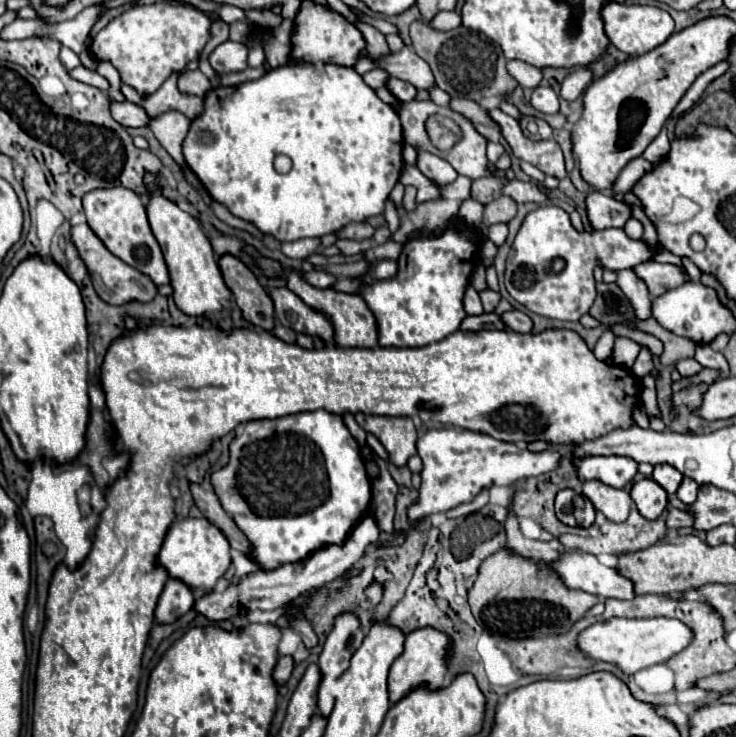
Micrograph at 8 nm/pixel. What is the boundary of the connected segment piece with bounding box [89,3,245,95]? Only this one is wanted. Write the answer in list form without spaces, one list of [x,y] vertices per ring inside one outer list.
[[[153,3],[125,11],[103,27],[89,45],[97,61],[109,61],[121,75],[121,83],[133,87],[139,95],[155,93],[171,73],[179,73],[189,61],[195,61],[211,37],[213,21],[235,23],[245,19],[245,13],[233,5],[223,5],[217,19],[185,5]]]

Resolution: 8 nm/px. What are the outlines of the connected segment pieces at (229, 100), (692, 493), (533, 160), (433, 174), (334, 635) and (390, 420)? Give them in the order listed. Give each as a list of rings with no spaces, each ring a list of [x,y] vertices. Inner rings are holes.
[[[297,63],[295,67],[283,65],[283,67],[277,67],[277,69],[271,69],[261,79],[255,79],[255,81],[239,83],[239,85],[233,85],[233,87],[211,89],[205,95],[205,111],[191,123],[189,135],[183,141],[183,155],[185,155],[187,165],[199,177],[199,181],[205,185],[205,189],[211,193],[211,197],[215,201],[223,203],[233,215],[237,215],[245,221],[251,221],[263,233],[273,235],[277,241],[295,241],[295,239],[303,239],[303,237],[323,237],[327,233],[337,233],[341,227],[345,227],[351,221],[365,221],[367,217],[381,215],[383,205],[385,205],[391,189],[395,187],[395,183],[401,175],[401,167],[403,167],[401,139],[403,139],[403,135],[401,135],[401,121],[399,121],[397,111],[391,105],[383,103],[375,95],[375,91],[369,85],[365,85],[365,81],[361,79],[361,75],[357,75],[357,71],[353,71],[351,67],[341,67],[341,65],[333,65],[333,63],[323,65],[323,69],[317,69],[311,63]],[[201,131],[213,133],[213,143],[199,141]],[[279,153],[287,155],[293,161],[293,167],[287,175],[277,173],[275,167],[273,167],[273,159]]]
[[[683,477],[679,489],[677,489],[677,497],[683,501],[683,503],[693,503],[697,499],[697,491],[699,491],[699,485],[697,481],[689,479],[689,477]]]
[[[493,107],[493,109],[487,109],[487,113],[501,127],[501,135],[505,137],[505,141],[509,143],[509,147],[513,149],[513,155],[517,159],[529,161],[531,165],[539,167],[545,175],[551,175],[557,179],[567,177],[563,153],[561,153],[561,147],[557,141],[553,141],[553,139],[531,141],[521,133],[519,123],[513,117],[509,117],[507,113],[503,113],[501,109]]]
[[[417,149],[417,167],[427,179],[437,181],[437,185],[447,185],[457,177],[457,171],[451,167],[451,163],[423,149]]]
[[[341,615],[341,619],[337,619],[333,631],[329,633],[329,637],[323,645],[323,653],[317,663],[321,669],[317,705],[319,705],[321,717],[325,717],[325,719],[331,715],[333,703],[335,703],[331,689],[337,683],[337,679],[349,669],[349,661],[351,661],[353,653],[361,647],[363,637],[365,635],[361,635],[361,627],[359,627],[357,619],[353,619],[353,615]]]
[[[361,415],[357,421],[361,429],[373,433],[389,453],[389,463],[395,467],[407,465],[407,459],[417,453],[417,431],[409,417],[381,417]]]

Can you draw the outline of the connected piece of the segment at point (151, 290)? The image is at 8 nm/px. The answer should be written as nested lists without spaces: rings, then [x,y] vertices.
[[[75,223],[75,225],[71,225],[71,243],[79,251],[79,257],[83,259],[83,263],[87,267],[91,283],[93,283],[97,295],[105,303],[109,303],[109,305],[125,305],[125,303],[131,303],[131,301],[145,303],[145,301],[151,301],[157,295],[155,283],[147,275],[141,275],[137,269],[129,267],[125,261],[121,261],[113,253],[109,253],[107,247],[89,229],[87,223]]]

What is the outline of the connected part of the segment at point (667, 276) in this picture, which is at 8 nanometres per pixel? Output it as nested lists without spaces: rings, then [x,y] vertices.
[[[657,261],[641,263],[641,265],[633,267],[633,273],[641,281],[645,281],[651,297],[659,297],[665,291],[675,289],[687,281],[687,275],[679,267],[667,265],[667,263],[657,263]]]

